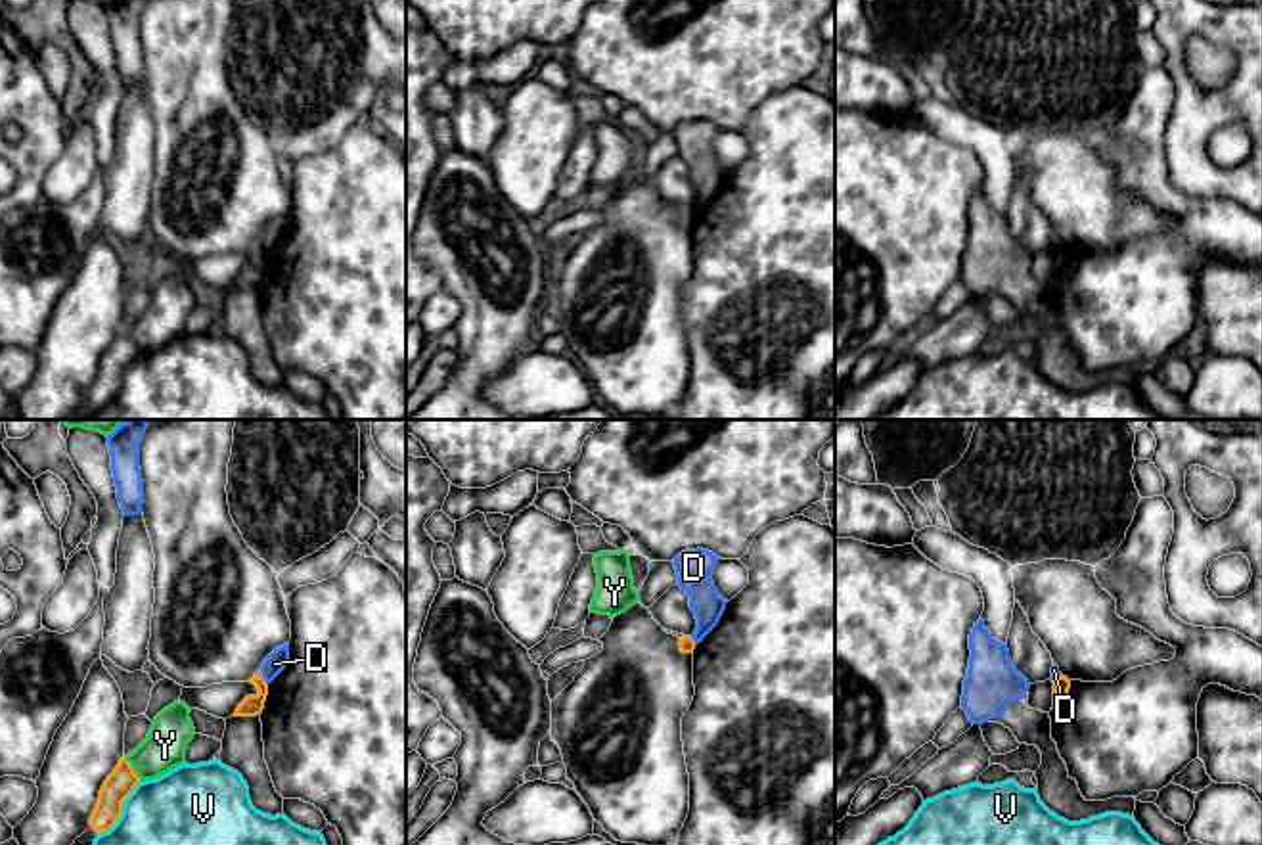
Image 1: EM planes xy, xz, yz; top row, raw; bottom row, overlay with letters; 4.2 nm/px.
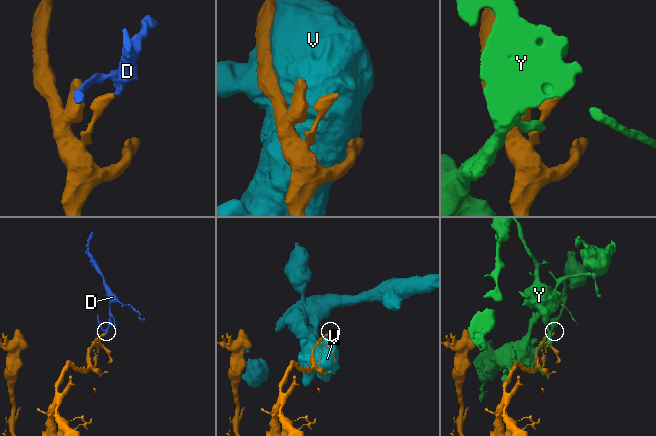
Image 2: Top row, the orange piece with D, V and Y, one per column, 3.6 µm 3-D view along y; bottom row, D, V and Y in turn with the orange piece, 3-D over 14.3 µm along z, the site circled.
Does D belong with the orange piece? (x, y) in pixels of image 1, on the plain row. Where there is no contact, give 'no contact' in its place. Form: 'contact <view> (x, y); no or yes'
contact xy (263, 251); no

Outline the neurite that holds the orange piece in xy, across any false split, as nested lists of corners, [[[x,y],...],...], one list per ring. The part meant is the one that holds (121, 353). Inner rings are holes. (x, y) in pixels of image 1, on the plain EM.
[[[121,330],[115,341],[107,347],[100,360],[96,379],[90,387],[90,397],[98,402],[109,402],[123,385],[124,370],[142,351],[126,330]]]

